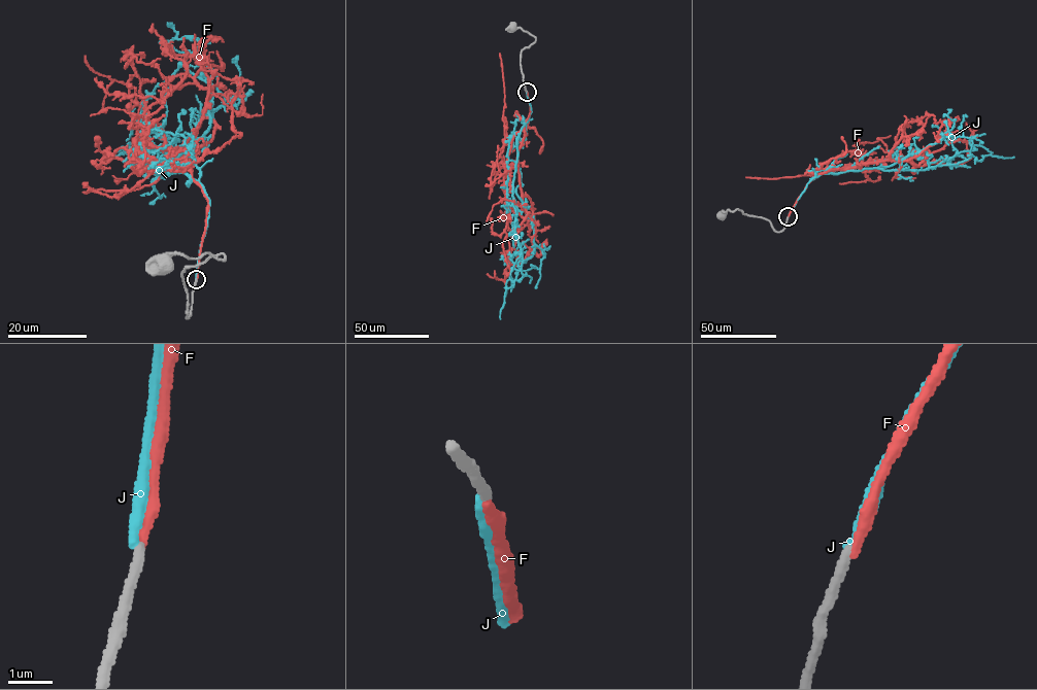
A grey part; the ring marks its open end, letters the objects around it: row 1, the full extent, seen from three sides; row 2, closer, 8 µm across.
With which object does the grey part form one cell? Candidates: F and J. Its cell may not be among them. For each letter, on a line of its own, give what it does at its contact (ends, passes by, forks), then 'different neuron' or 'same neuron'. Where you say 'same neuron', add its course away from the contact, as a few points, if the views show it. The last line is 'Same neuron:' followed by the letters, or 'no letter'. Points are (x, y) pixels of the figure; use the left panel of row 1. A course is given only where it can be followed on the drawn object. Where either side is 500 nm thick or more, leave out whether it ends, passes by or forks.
F: it ends; same neuron; course (197, 279), (208, 200), (171, 153), (192, 154), (176, 165), (128, 88), (114, 80), (102, 103)
J: it ends; different neuron
Same neuron: F

